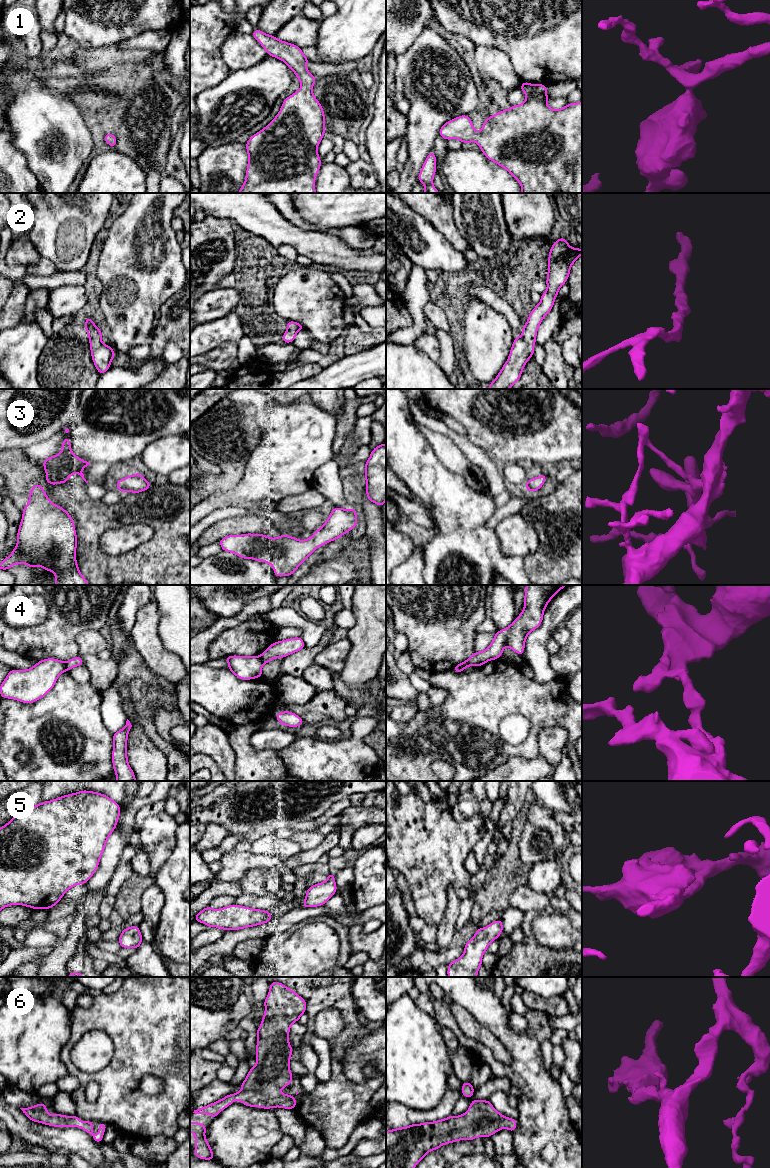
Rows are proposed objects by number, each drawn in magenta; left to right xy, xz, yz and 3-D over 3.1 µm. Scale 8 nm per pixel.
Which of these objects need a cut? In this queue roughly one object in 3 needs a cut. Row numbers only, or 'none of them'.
4

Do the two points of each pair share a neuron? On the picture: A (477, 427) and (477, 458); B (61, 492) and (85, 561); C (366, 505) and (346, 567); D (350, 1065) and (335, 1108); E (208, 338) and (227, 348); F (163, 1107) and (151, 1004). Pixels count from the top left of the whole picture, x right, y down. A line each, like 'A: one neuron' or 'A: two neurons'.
A: two neurons
B: one neuron
C: two neurons
D: two neurons
E: two neurons
F: one neuron

